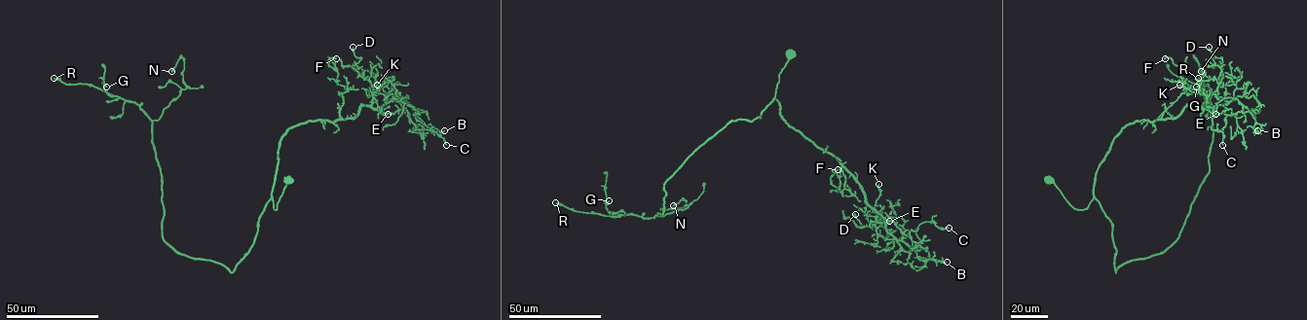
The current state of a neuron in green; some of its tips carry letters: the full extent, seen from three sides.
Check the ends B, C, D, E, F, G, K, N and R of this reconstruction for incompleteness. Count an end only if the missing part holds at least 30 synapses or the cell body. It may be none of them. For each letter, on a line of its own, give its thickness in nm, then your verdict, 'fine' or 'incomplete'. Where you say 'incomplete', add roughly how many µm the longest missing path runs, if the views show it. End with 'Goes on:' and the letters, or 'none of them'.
B: 110 nm | fine
C: 110 nm | fine
D: 220 nm | fine
E: 180 nm | fine
F: 220 nm | fine
G: 140 nm | fine
K: 110 nm | fine
N: 550 nm | fine
R: 240 nm | incomplete | 50 µm
Goes on: R

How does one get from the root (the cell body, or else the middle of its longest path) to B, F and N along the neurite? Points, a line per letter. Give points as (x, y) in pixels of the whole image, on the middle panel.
B: (789, 53), (773, 98), (781, 118), (841, 164), (888, 232), (912, 248), (919, 259), (947, 262)
F: (789, 53), (773, 98), (780, 115), (841, 165), (850, 195), (831, 183), (838, 169)
N: (789, 53), (760, 117), (730, 121), (702, 144), (665, 182), (663, 212), (653, 218), (688, 207), (673, 205)

